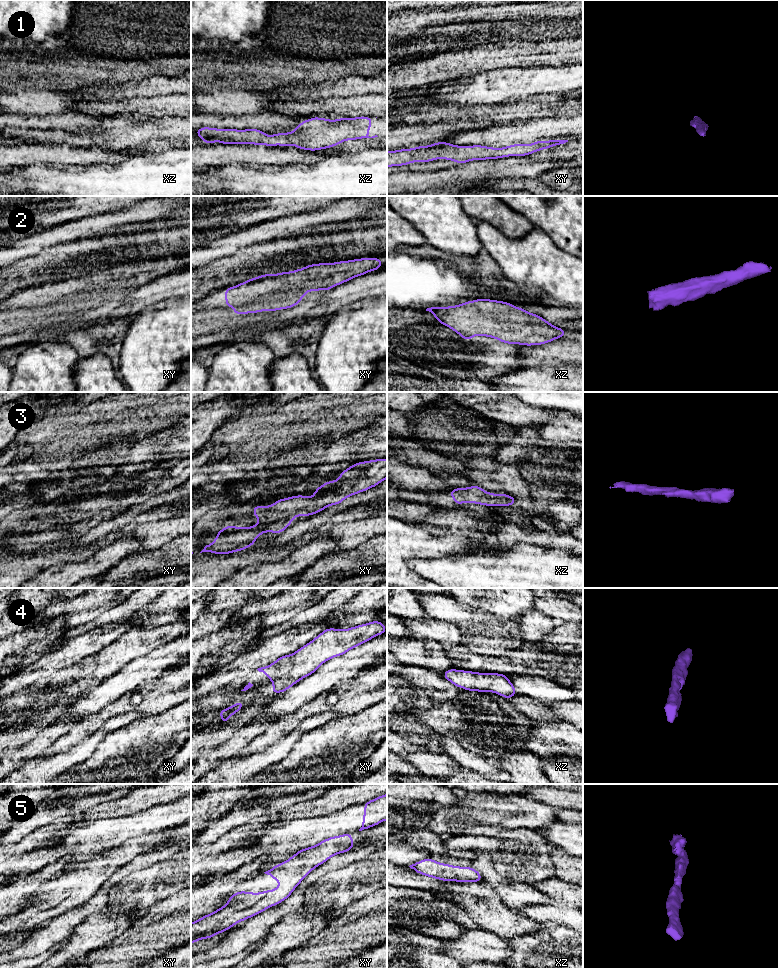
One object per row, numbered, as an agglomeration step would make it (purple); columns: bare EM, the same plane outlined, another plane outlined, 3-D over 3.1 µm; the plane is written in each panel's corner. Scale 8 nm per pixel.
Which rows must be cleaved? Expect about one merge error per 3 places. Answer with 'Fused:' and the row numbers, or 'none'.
Fused: none

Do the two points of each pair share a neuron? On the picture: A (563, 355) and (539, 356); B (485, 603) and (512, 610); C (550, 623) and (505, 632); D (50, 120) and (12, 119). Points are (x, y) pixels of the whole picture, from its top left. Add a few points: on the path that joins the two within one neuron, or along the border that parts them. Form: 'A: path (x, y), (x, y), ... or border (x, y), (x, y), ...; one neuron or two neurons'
A: path (557, 355), (545, 355); one neuron
B: path (492, 603), (505, 603); one neuron
C: border (514, 621), (520, 635), (529, 642); two neurons
D: path (41, 121), (21, 121); one neuron

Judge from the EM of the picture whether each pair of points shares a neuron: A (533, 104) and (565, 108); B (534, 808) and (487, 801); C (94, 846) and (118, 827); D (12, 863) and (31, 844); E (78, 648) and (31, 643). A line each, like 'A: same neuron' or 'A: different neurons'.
A: same neuron
B: same neuron
C: same neuron
D: same neuron
E: different neurons

